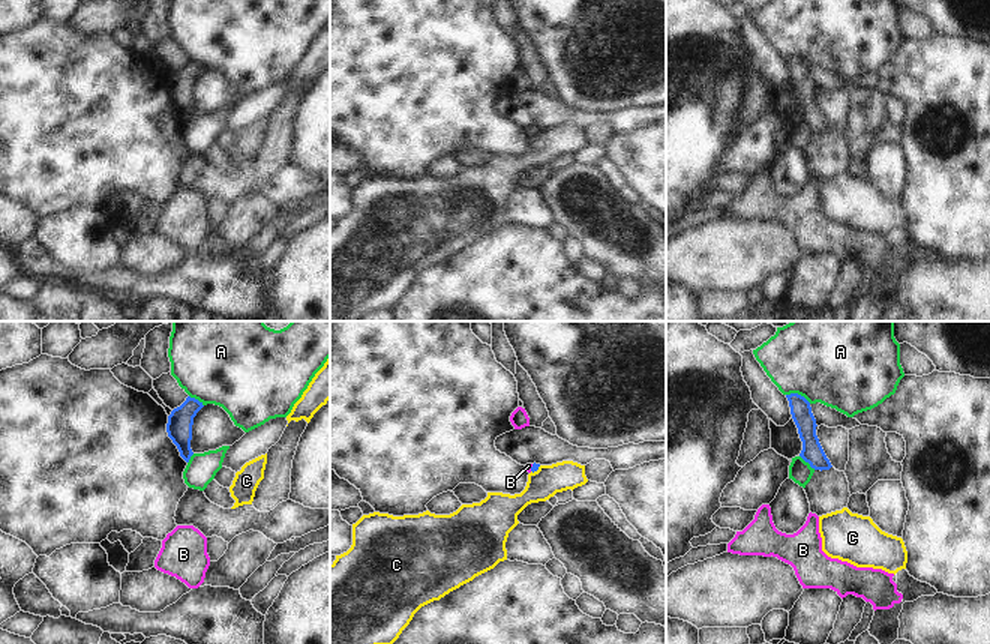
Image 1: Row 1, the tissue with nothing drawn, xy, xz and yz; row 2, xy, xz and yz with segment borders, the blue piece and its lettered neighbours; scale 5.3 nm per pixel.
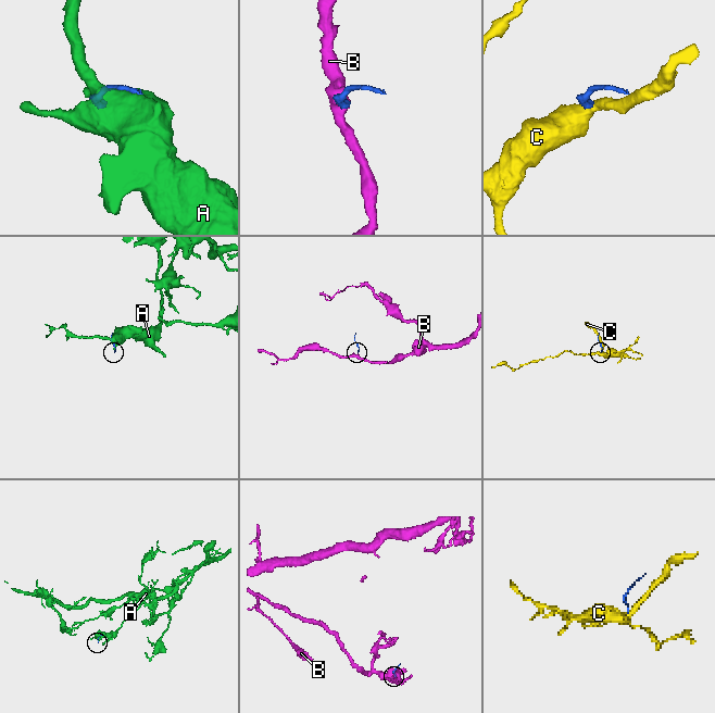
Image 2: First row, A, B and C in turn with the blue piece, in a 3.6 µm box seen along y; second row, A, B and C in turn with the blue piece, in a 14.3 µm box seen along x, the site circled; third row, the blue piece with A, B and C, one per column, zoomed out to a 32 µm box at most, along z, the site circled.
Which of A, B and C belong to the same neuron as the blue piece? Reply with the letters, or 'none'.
B

